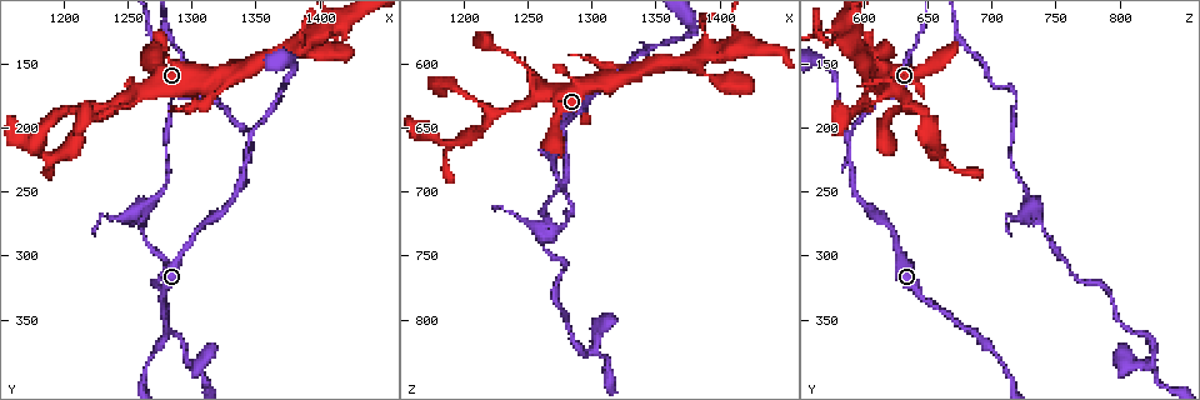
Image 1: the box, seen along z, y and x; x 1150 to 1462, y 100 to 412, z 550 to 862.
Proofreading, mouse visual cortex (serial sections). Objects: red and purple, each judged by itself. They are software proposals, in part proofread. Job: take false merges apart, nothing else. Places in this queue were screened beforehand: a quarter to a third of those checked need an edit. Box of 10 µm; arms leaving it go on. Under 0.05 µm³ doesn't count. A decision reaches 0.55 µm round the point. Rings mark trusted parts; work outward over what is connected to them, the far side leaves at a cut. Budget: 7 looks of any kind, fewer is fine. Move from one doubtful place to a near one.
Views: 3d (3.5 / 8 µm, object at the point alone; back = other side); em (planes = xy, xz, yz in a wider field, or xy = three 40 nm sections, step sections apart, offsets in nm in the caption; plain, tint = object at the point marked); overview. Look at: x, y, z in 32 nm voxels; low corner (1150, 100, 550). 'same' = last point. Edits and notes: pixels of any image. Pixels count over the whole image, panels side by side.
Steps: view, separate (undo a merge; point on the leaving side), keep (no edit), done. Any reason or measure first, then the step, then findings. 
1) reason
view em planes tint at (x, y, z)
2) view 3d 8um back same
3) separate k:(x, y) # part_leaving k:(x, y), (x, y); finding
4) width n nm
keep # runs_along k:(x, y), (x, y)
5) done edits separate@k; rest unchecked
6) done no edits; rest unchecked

a fork
view 3d 3.5um at (1344, 206, 590)

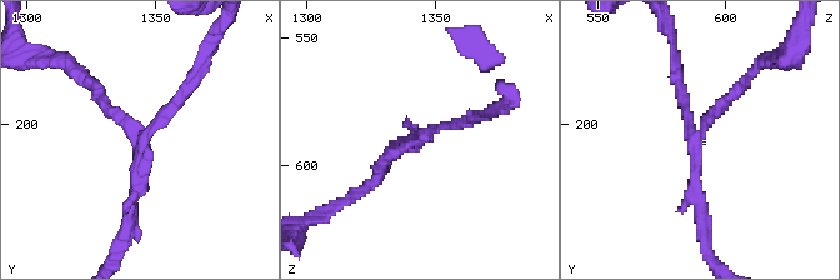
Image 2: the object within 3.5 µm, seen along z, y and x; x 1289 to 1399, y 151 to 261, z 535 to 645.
arms 3; arm_widths 150, 150, 150 nm
view em planes tint at (1345, 204, 590)

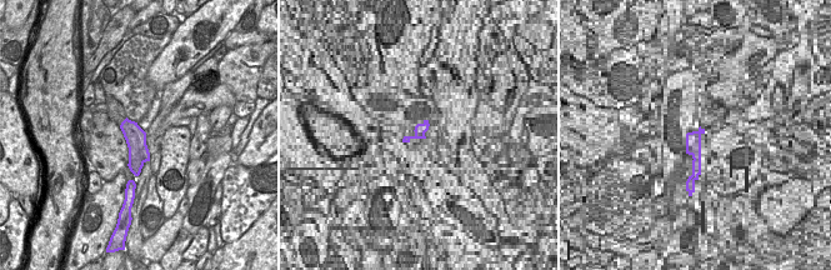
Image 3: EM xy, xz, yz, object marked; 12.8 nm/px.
cut it another way
view em xy step 2 tint same

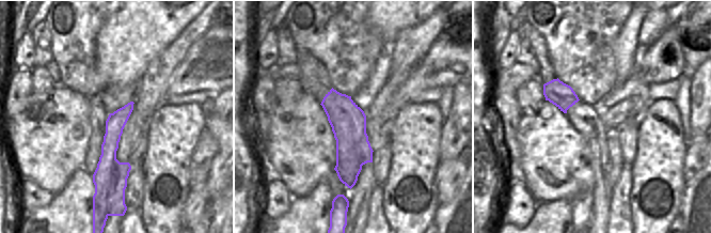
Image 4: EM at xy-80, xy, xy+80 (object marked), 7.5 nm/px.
separate 2:(106, 105) # border 4:(115, 157), (107, 200); two cells meet here

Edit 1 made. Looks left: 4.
three-way junction
view 3d 8um back at (1258, 174, 616)

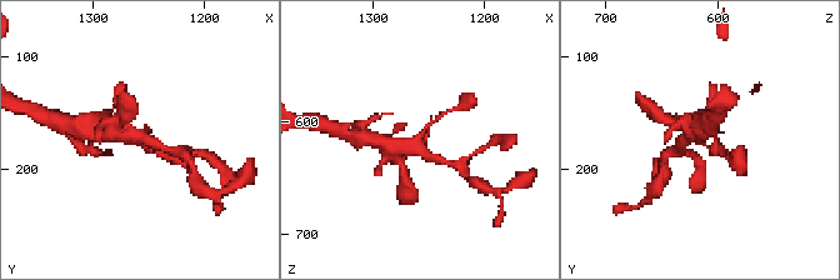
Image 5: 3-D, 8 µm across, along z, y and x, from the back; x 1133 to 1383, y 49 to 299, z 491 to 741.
shape alone is not enough
view em xy step 5 tint same

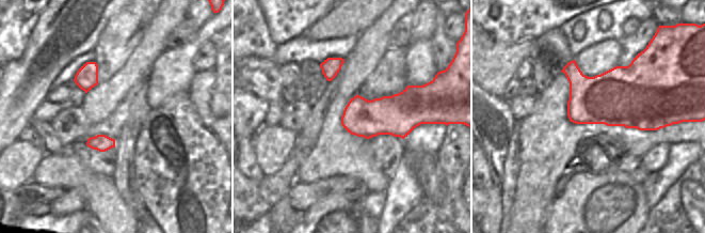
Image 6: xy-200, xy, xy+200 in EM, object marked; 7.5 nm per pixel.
keep # runs_along 5:(391, 146), (415, 148), (425, 128), (443, 114); continuous, no second cell

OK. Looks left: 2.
done edits separate@2; rest unchecked

